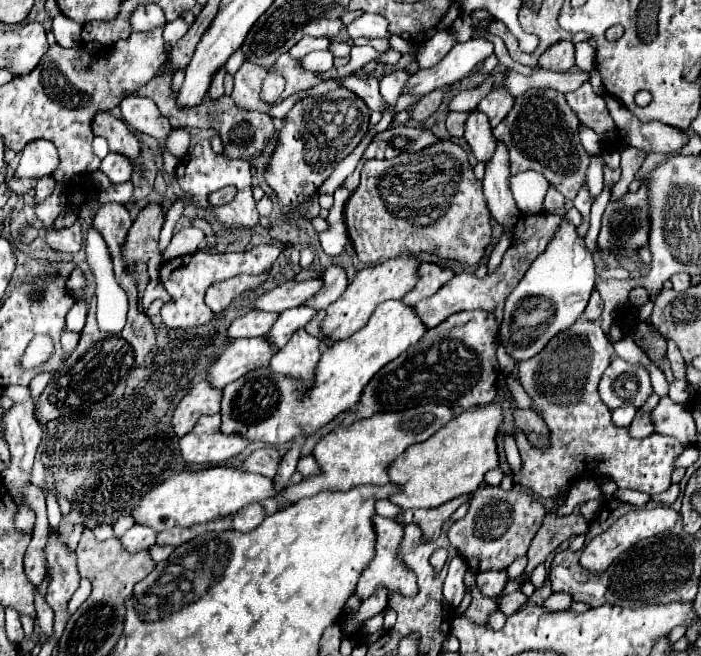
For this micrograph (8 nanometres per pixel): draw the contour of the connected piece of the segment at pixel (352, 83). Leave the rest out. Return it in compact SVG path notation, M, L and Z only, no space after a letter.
M348 75L342 79L342 85L354 91L358 97L366 101L370 111L382 111L384 99L378 89L378 79L374 75Z

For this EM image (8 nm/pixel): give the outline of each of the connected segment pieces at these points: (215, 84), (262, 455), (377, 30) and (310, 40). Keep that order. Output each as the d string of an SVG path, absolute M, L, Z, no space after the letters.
M222 67L220 71L216 71L216 77L212 77L212 83L210 83L210 93L212 93L212 97L224 95L224 85L222 85L224 75L226 75L226 67Z
M264 447L264 449L256 449L254 453L250 453L246 457L246 461L242 463L242 467L250 473L268 475L272 479L276 475L278 461L280 461L280 455L278 455L276 447Z
M364 13L360 19L350 23L346 29L352 39L356 39L356 37L366 37L366 39L386 37L388 39L390 37L388 19L384 19L382 15L374 15L374 13Z
M302 37L288 53L292 57L304 57L310 51L318 51L318 49L328 49L330 47L330 39L328 37Z

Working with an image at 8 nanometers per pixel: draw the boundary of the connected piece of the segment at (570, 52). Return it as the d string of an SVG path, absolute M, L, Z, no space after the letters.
M570 41L554 43L540 55L538 67L550 71L570 71L574 67L574 45Z

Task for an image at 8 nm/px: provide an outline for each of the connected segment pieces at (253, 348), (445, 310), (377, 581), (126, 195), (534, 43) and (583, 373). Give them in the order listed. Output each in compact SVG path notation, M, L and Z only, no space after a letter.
M268 337L236 339L208 369L208 381L214 387L224 389L228 383L244 377L248 371L254 371L256 367L268 367L274 353L276 345L272 345Z
M542 213L522 215L520 223L516 223L516 235L520 235L520 243L510 245L510 249L502 257L502 263L496 267L496 271L492 271L490 275L486 275L482 279L474 277L474 273L458 273L444 287L440 287L440 291L436 291L436 295L432 295L432 297L428 297L428 299L414 305L416 313L420 315L420 319L424 321L424 325L428 329L436 327L440 321L444 321L452 313L472 311L472 309L492 311L496 315L496 319L502 321L502 309L504 309L504 301L506 301L508 293L522 279L528 265L546 249L550 237L552 237L552 233L550 233L550 215L548 213L544 213L544 215Z
M374 515L374 523L376 523L376 557L374 561L364 569L358 587L356 587L356 595L360 601L368 599L378 587L384 587L388 591L388 595L392 593L400 593L400 595L416 595L416 575L412 575L412 571L408 571L408 567L404 567L404 563L398 561L398 549L402 543L402 535L404 535L404 525L396 523L392 519L384 519L380 515Z
M131 181L122 184L111 185L106 190L100 191L98 201L101 204L107 202L117 202L125 204L133 194L134 186Z
M524 33L524 35L518 39L518 45L520 45L520 51L522 51L522 53L532 53L532 51L536 51L536 47L538 47L538 39L536 39L536 35L532 35L532 33Z
M578 319L570 329L556 335L544 347L544 351L540 351L536 357L520 363L520 383L526 389L526 393L534 399L536 407L542 409L542 417L550 429L552 445L550 445L550 449L540 451L526 441L526 435L520 429L516 429L516 443L520 447L520 457L522 457L522 471L520 471L520 475L514 475L514 483L530 487L536 495L546 497L546 499L562 493L570 481L576 481L582 477L596 477L596 475L608 475L610 479L616 481L616 485L620 489L636 489L636 491L648 493L648 495L662 493L670 487L674 457L680 455L684 449L680 445L680 441L676 441L672 437L658 435L658 433L652 433L644 439L632 439L626 429L618 429L612 425L612 419L610 419L612 413L598 397L598 381L600 381L604 369L608 369L608 365L612 361L612 353L614 353L612 343L604 335L600 323Z

